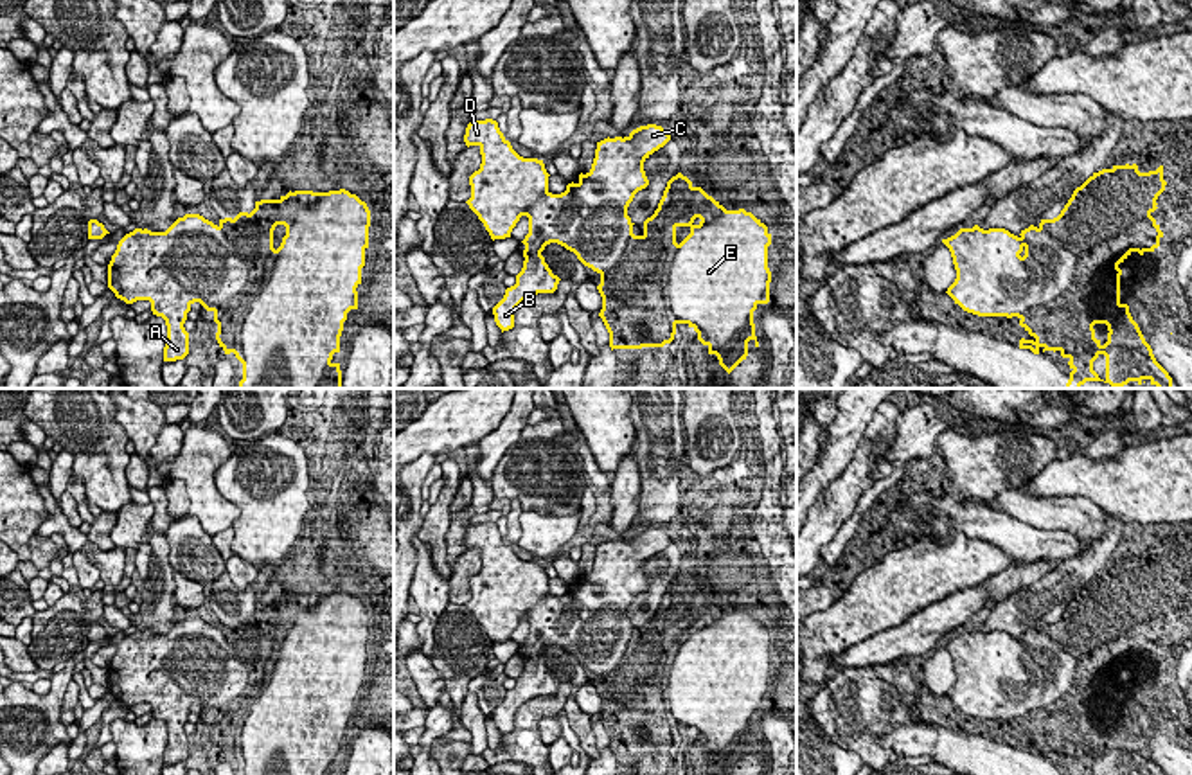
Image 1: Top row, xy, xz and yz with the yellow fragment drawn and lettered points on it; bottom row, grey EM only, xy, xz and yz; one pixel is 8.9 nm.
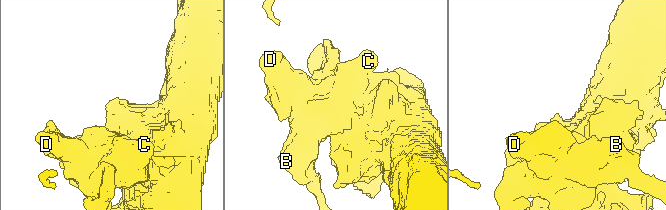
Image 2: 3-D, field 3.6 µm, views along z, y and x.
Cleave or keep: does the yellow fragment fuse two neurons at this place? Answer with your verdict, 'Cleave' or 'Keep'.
Cleave

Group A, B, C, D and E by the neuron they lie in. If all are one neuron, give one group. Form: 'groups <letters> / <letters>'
groups A B C D / E

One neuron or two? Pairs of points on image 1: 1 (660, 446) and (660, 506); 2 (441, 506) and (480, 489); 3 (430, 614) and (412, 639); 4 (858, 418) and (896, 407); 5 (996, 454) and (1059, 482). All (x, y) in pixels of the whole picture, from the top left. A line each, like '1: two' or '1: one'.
1: one
2: two
3: two
4: two
5: two

